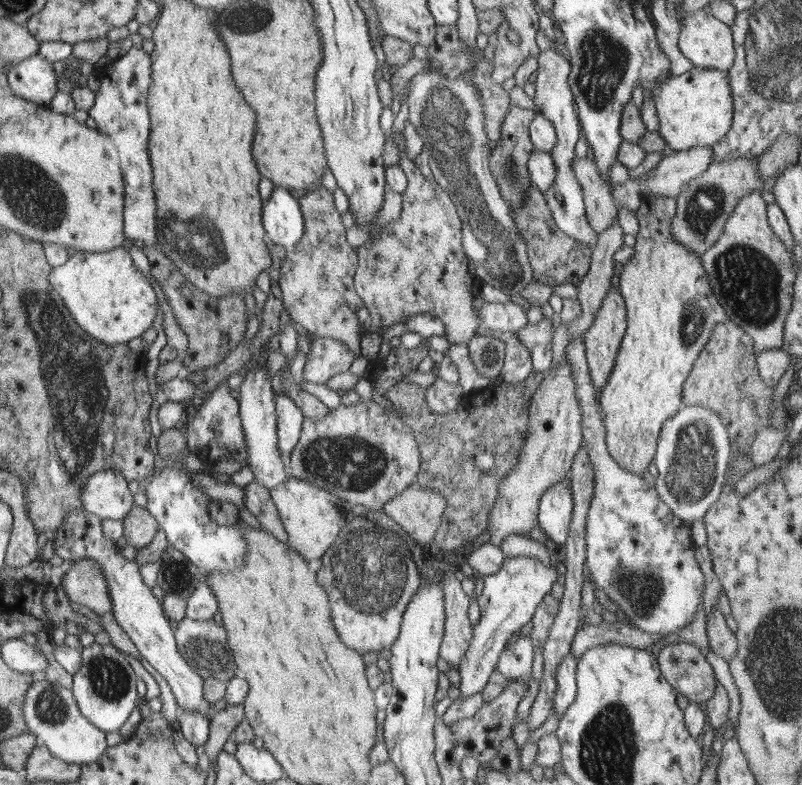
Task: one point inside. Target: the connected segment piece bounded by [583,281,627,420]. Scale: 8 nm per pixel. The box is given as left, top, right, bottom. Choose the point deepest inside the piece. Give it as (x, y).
(602, 341)

